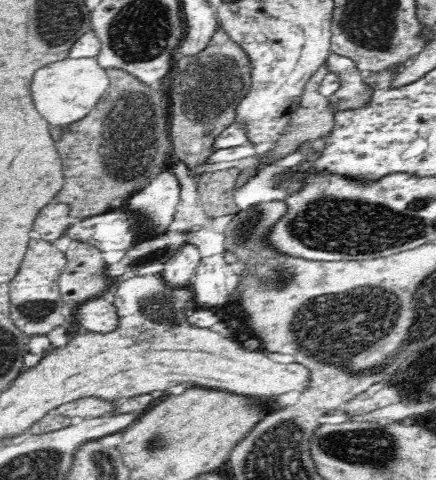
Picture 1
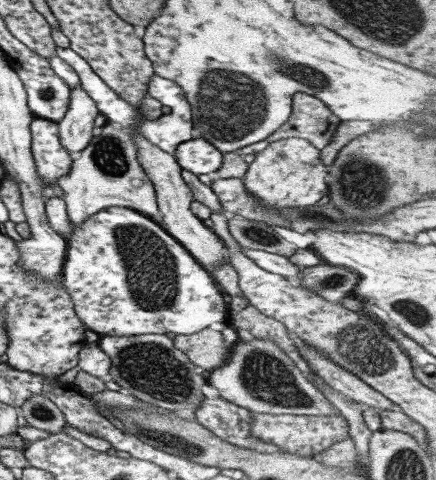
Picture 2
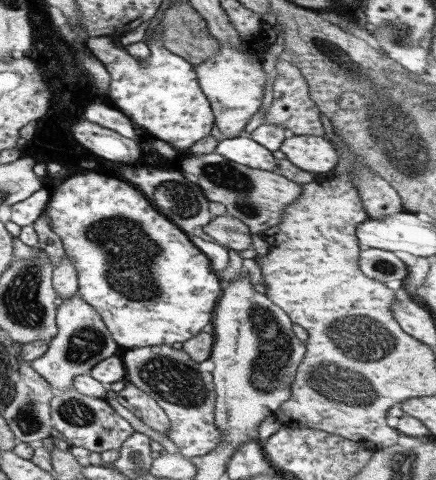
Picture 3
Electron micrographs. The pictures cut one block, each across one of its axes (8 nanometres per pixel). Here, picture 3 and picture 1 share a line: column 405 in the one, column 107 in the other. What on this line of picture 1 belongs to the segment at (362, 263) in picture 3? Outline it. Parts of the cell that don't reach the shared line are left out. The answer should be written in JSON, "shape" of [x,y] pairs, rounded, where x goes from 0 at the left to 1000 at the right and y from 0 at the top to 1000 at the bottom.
{"shape":[[[394,479],[381,488],[339,496],[307,508],[303,519],[289,525],[289,533],[268,550],[245,554],[245,575],[261,583],[280,575],[296,583],[317,571],[321,558],[358,548],[381,548],[392,542],[401,527],[411,525],[427,508],[436,508],[436,488],[427,479]]]}

